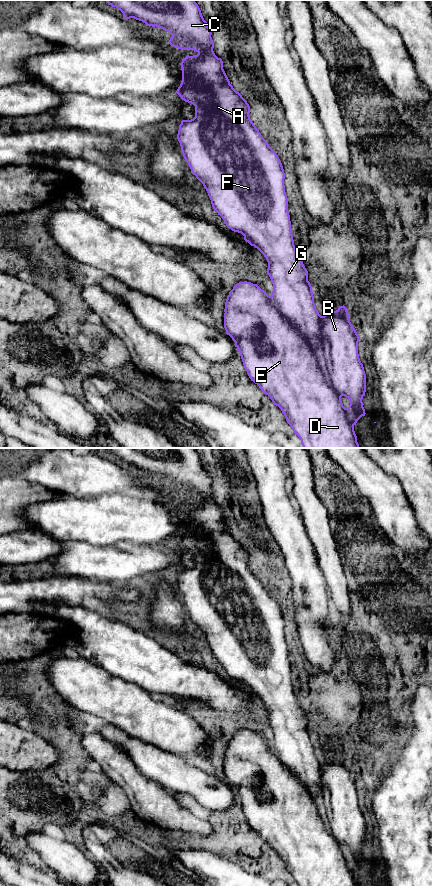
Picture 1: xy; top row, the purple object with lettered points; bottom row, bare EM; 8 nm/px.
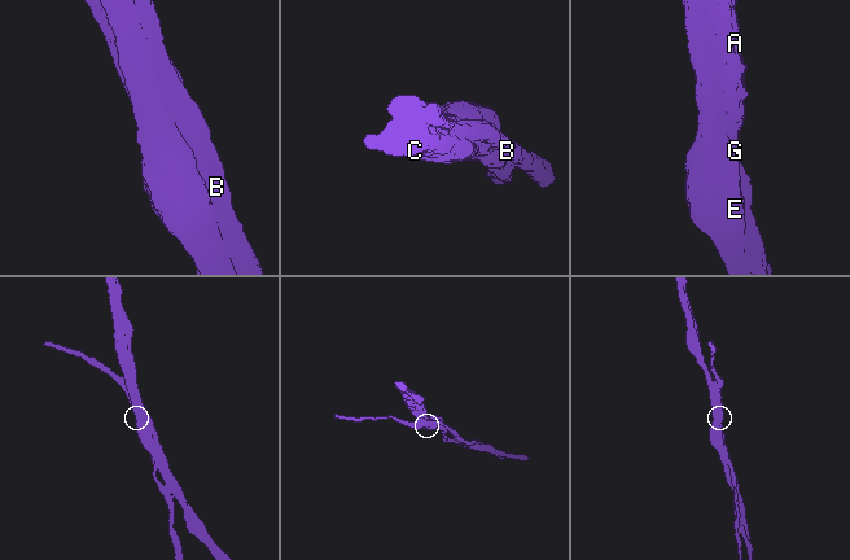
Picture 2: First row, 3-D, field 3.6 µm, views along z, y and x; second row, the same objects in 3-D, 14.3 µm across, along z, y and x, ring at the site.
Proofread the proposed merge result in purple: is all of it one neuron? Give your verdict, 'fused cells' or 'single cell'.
fused cells

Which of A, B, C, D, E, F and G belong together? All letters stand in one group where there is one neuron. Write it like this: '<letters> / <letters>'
A C F G / B D E

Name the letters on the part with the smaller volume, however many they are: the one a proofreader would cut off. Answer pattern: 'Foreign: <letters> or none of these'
Foreign: A, C, F, G

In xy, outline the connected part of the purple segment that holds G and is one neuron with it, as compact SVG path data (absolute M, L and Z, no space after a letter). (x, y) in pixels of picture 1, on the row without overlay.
M106 448L116 455L128 468L134 466L146 474L159 475L169 480L172 485L169 492L181 498L194 498L198 502L187 503L180 511L182 529L177 541L182 548L195 554L195 565L182 568L179 573L177 587L185 609L191 621L203 632L211 648L214 659L224 668L226 674L234 680L241 681L244 688L257 696L268 710L267 722L273 732L271 748L281 763L288 768L307 787L314 798L321 801L321 763L316 757L312 734L308 729L308 719L301 709L294 693L288 646L285 640L285 621L276 600L262 585L251 569L250 554L237 540L223 517L223 509L214 499L211 477L204 468L198 452L194 448Z

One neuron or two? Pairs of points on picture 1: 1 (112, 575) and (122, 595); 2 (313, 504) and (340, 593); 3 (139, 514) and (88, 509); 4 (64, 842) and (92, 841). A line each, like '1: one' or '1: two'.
1: two
2: one
3: one
4: two

